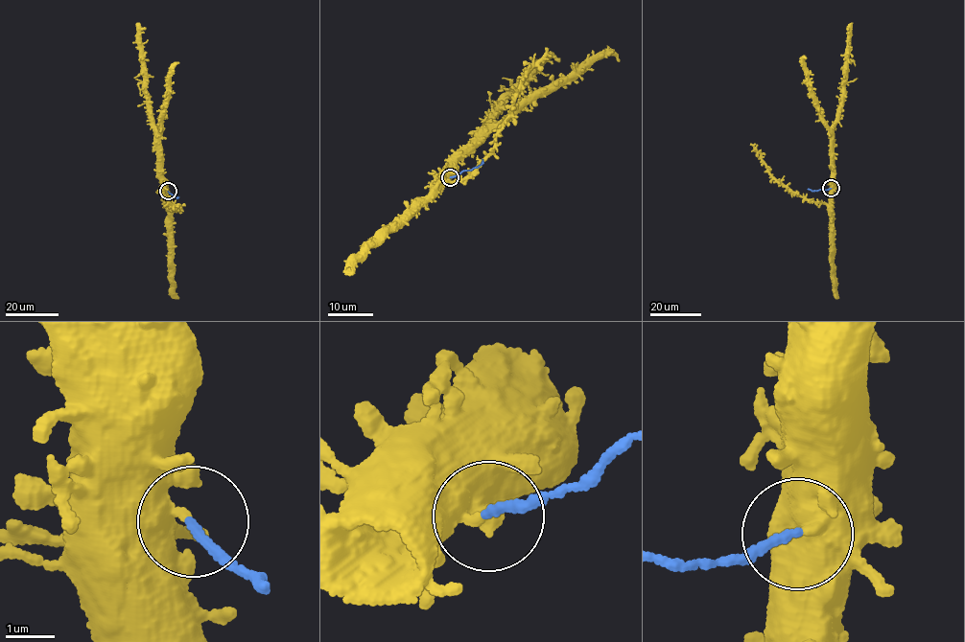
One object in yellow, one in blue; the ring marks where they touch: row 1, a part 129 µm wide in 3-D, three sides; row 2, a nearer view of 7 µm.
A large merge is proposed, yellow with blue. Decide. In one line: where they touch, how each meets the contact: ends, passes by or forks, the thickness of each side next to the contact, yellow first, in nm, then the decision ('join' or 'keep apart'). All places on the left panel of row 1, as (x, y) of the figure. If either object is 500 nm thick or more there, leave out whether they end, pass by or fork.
at (168, 191); yellow ends there; blue ends there; 420 nm thick on the yellow side, 170 nm on the other; keep apart

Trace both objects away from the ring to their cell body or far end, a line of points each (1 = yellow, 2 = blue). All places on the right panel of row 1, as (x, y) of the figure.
1: (831, 188), (834, 126), (842, 93), (848, 28), (852, 22)
2: (831, 188), (808, 189)

